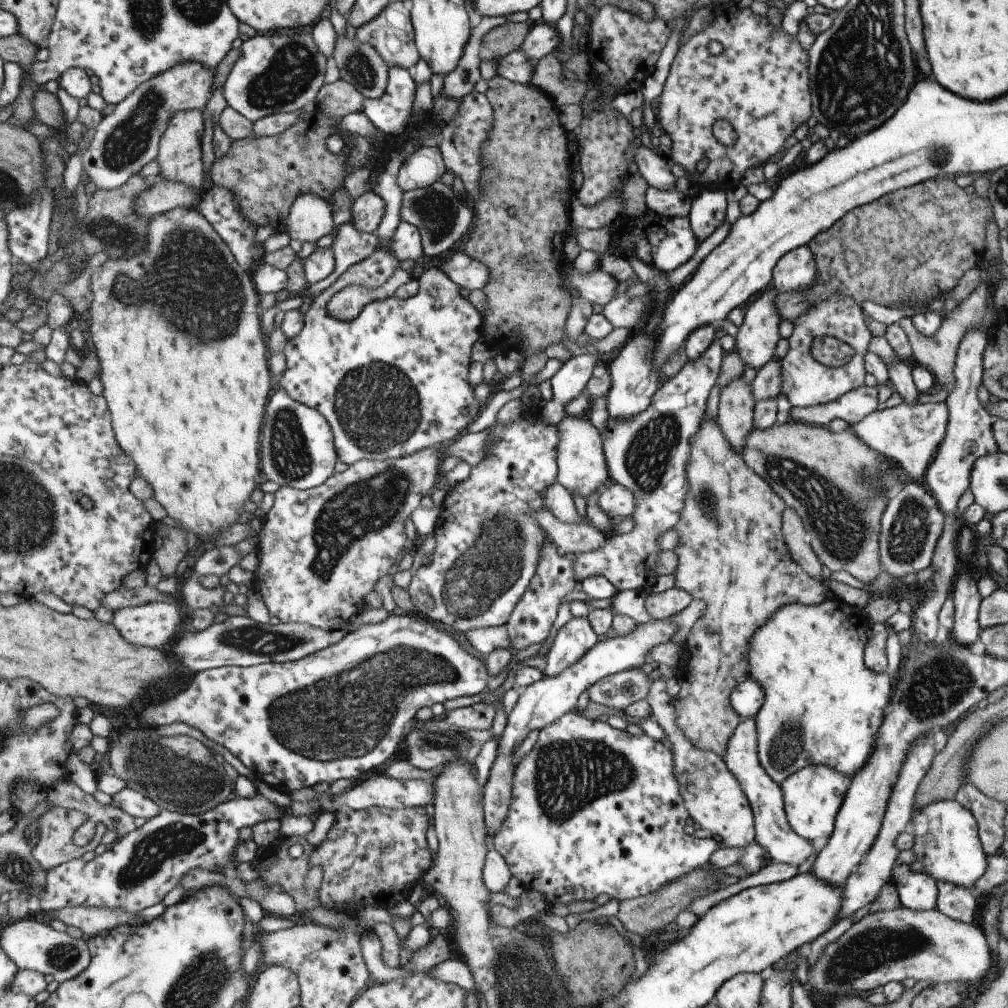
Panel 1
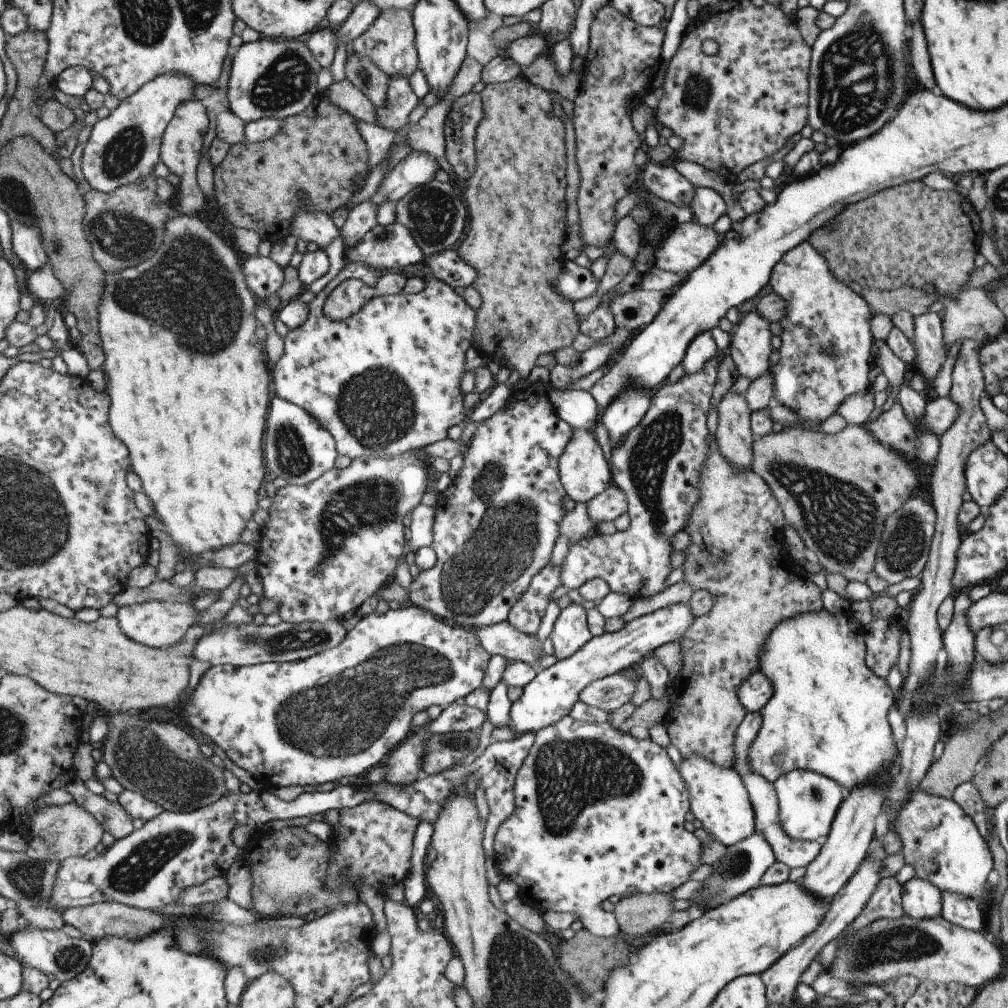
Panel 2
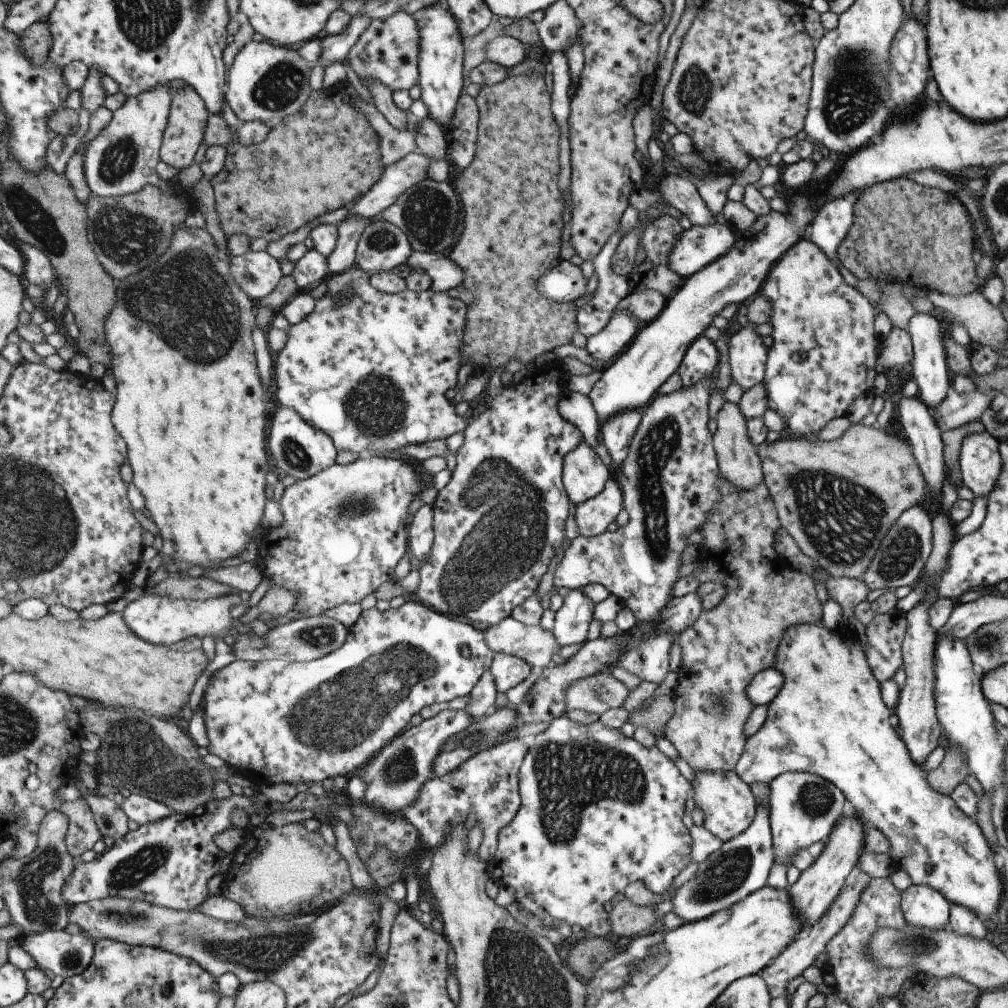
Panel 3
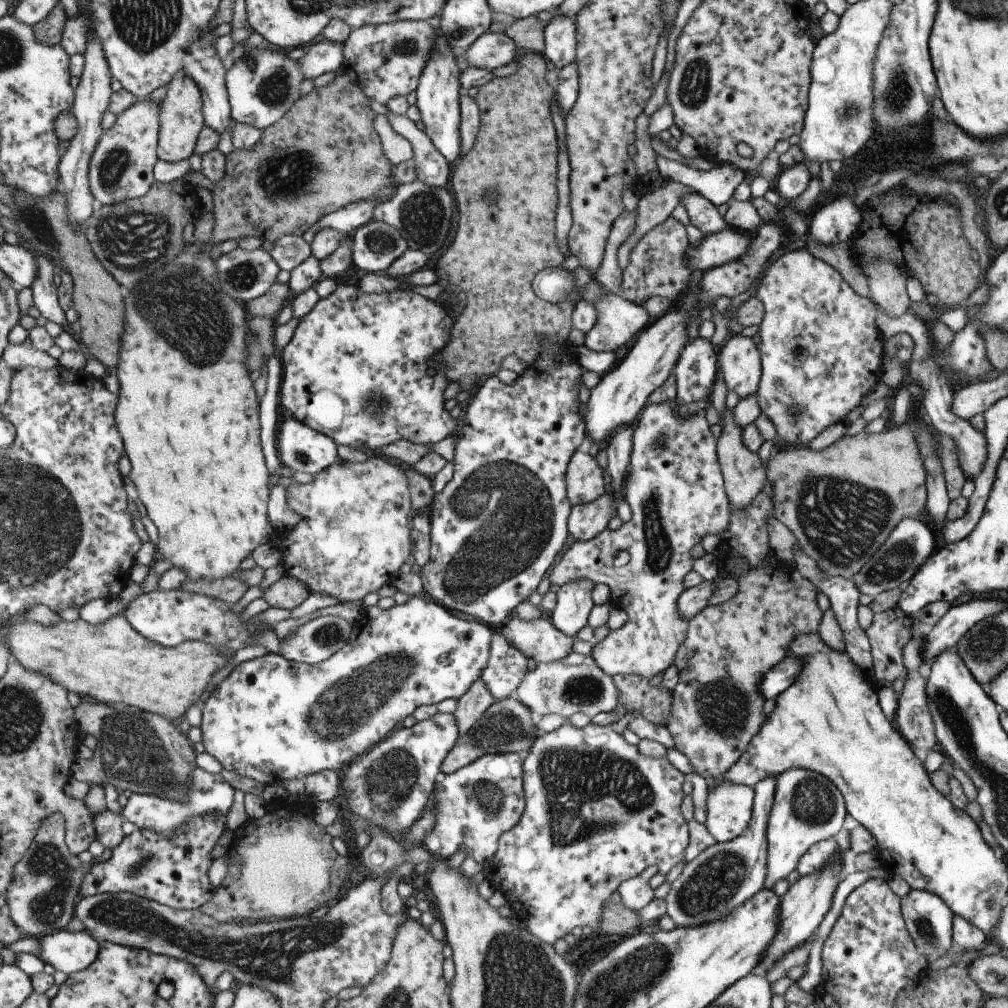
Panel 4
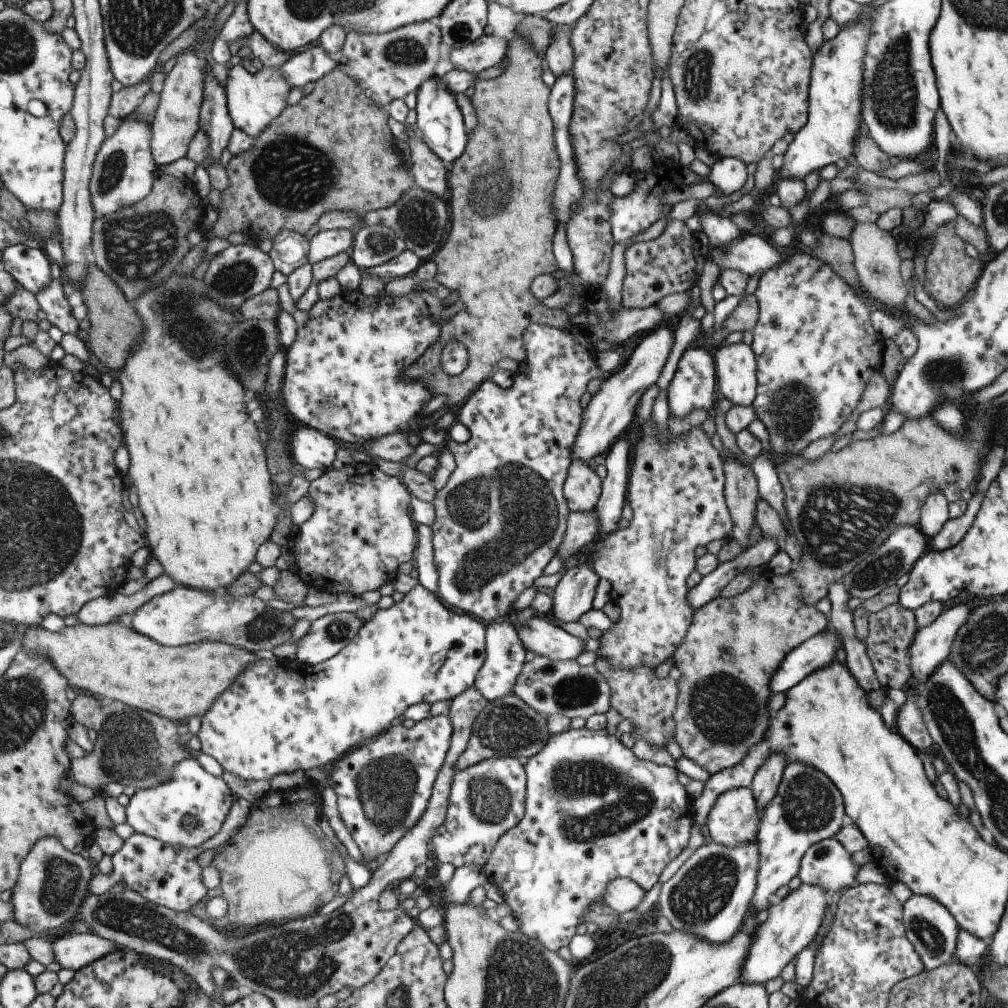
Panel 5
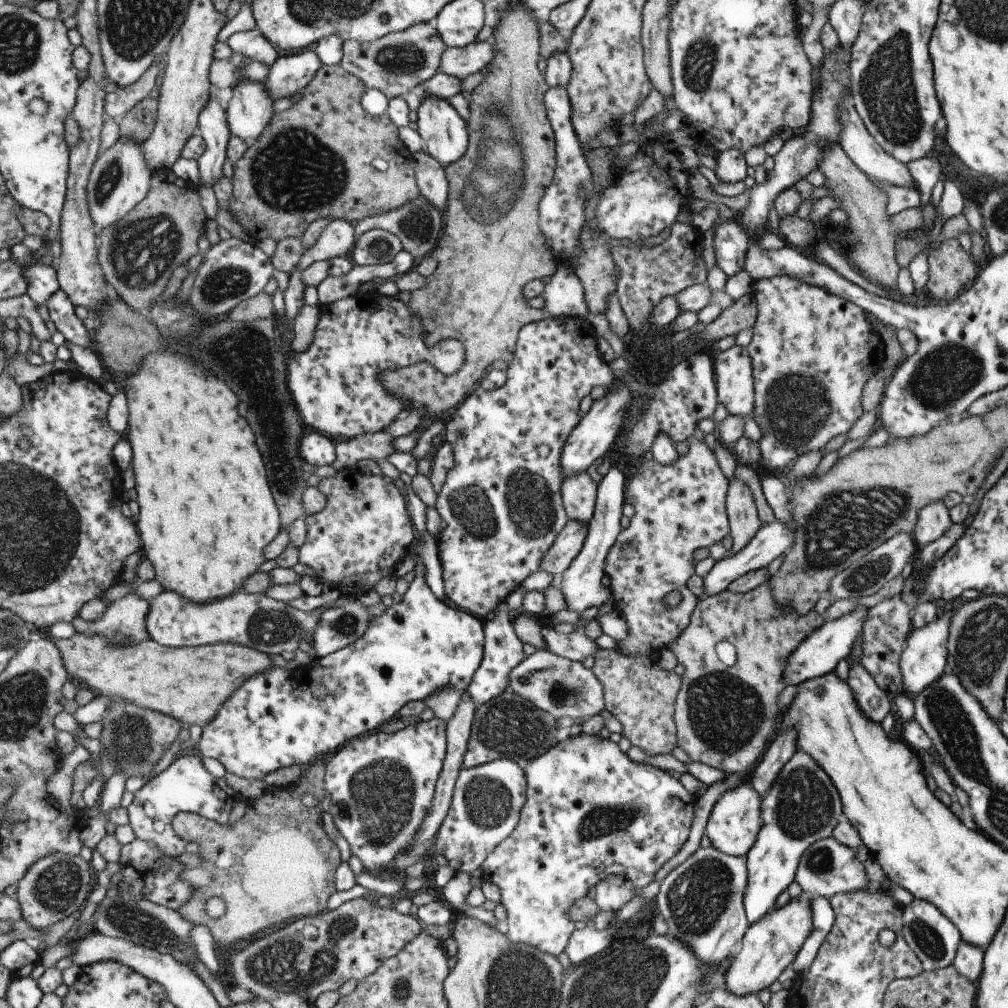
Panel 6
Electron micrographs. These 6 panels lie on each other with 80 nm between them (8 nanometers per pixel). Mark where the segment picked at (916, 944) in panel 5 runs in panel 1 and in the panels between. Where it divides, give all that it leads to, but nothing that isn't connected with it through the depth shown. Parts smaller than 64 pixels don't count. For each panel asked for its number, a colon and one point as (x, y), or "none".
1: (916, 891)
2: (920, 900)
3: (922, 907)
4: (928, 920)

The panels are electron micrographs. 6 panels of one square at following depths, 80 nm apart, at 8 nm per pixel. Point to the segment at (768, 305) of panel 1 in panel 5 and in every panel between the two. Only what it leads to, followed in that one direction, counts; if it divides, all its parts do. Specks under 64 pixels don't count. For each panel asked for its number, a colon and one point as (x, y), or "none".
2: (749, 349)
3: (746, 355)
4: (739, 360)
5: (735, 368)

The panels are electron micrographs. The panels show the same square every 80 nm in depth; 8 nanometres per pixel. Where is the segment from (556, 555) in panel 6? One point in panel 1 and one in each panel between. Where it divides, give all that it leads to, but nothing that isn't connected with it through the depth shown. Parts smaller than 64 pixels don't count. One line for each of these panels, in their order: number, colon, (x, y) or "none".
1: (616, 501)
2: (610, 503)
3: (592, 517)
4: (584, 521)
5: (581, 527)

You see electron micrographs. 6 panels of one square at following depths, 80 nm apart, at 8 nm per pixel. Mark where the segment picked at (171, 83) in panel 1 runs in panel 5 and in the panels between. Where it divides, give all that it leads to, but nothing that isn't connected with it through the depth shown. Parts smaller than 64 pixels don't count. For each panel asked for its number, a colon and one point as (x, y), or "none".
2: (124, 147)
3: (123, 157)
4: (123, 166)
5: (125, 170)

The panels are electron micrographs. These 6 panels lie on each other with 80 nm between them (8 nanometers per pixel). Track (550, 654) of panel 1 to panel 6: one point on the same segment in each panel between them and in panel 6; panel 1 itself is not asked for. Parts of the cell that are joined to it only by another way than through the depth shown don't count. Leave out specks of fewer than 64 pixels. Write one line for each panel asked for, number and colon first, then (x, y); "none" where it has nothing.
2: (570, 632)
3: (571, 621)
4: (573, 600)
5: (572, 596)
6: (580, 584)

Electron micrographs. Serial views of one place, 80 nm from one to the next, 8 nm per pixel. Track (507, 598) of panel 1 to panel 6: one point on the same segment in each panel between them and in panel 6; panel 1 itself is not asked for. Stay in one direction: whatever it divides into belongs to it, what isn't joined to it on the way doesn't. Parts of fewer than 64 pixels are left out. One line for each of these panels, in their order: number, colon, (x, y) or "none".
2: (494, 527)
3: (496, 524)
4: (495, 527)
5: (499, 518)
6: (500, 509)

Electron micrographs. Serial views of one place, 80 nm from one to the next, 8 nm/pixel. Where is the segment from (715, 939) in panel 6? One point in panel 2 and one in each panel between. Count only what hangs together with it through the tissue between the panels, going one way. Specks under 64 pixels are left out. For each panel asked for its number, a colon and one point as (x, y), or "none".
2: (741, 867)
3: (739, 867)
4: (721, 877)
5: (709, 894)

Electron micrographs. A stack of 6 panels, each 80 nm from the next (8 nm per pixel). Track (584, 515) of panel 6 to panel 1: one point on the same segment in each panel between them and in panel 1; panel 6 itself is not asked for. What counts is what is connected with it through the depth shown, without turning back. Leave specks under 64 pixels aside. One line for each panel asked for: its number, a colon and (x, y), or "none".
1: (580, 464)
2: (583, 473)
3: (583, 476)
4: (583, 481)
5: (581, 488)

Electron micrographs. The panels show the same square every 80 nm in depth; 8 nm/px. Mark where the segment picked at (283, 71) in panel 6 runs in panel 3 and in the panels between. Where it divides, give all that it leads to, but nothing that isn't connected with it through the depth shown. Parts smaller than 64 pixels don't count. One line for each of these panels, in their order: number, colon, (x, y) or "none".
3: (335, 48)
4: (324, 56)
5: (311, 64)

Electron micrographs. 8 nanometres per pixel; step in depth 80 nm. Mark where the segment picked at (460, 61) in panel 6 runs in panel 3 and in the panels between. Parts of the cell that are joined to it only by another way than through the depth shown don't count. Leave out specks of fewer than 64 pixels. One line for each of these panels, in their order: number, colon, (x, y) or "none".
3: (503, 50)
4: (490, 50)
5: (485, 51)

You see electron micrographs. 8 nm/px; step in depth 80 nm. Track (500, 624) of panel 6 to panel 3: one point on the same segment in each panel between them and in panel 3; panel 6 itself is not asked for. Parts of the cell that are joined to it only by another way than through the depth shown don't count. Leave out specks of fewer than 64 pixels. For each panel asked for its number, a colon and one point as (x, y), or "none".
3: (508, 671)
4: (505, 668)
5: (504, 654)

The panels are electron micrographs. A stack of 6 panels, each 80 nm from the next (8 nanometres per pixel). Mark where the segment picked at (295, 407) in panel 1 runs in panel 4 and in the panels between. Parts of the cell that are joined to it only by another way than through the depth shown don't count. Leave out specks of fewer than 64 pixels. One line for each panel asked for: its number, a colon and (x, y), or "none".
2: (296, 448)
3: (295, 448)
4: (299, 448)

